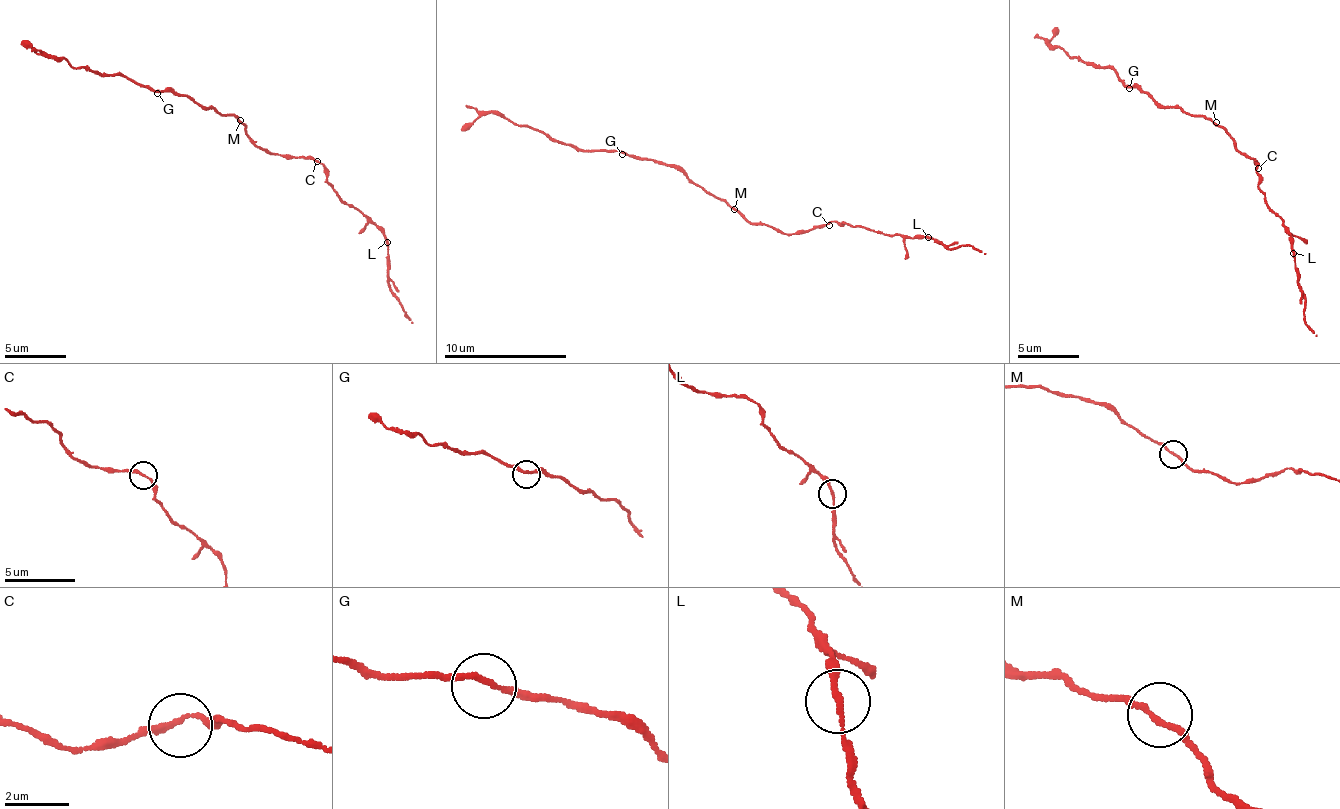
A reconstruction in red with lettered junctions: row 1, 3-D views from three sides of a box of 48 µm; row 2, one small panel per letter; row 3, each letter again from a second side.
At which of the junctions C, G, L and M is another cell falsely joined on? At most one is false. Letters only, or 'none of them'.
L

